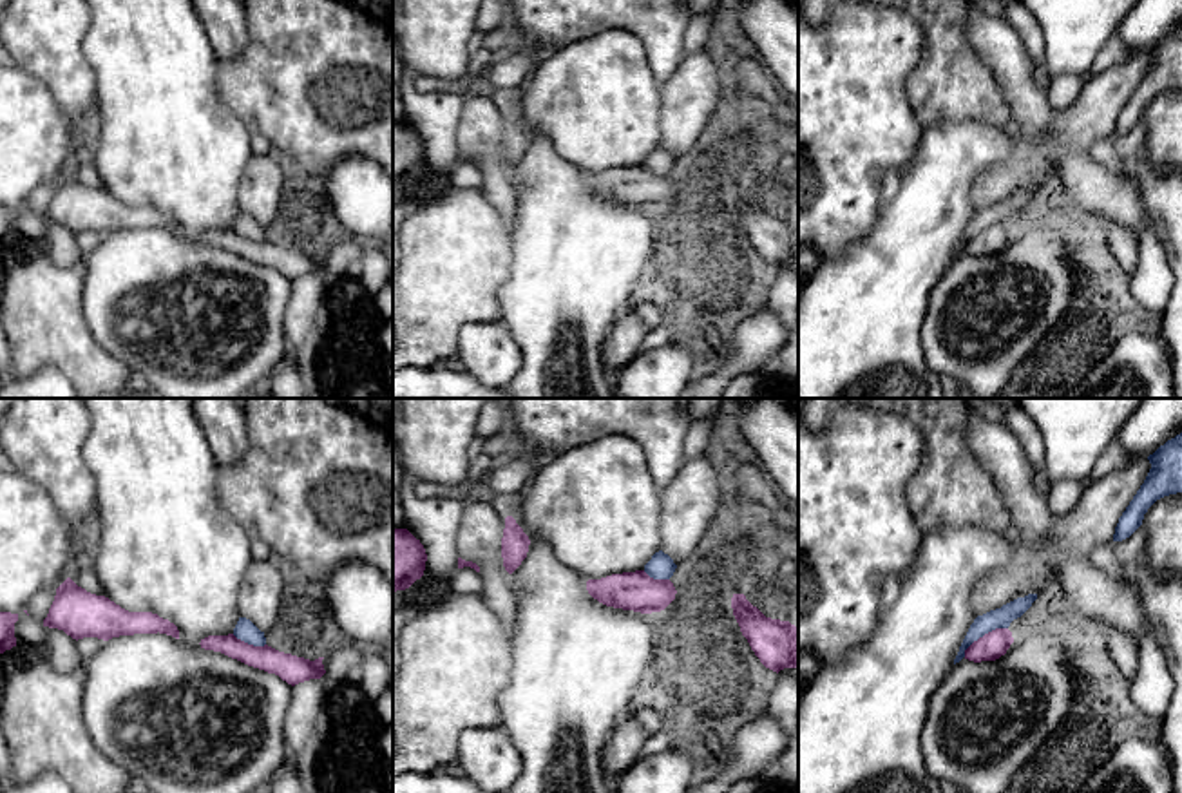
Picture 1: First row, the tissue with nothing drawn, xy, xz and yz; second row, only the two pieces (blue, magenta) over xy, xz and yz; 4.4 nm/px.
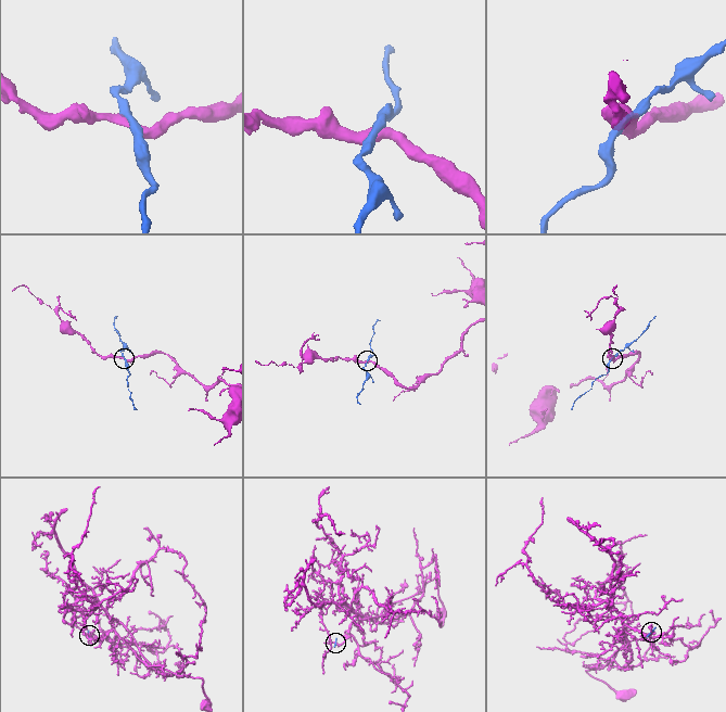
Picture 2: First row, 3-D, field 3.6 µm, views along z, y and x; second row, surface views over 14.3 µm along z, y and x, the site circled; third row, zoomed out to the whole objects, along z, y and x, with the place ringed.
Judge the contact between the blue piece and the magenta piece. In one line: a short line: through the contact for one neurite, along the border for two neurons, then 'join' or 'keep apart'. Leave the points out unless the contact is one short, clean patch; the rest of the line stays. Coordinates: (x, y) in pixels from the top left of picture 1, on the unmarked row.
line yz (1007, 221), (985, 227), (963, 250); keep apart

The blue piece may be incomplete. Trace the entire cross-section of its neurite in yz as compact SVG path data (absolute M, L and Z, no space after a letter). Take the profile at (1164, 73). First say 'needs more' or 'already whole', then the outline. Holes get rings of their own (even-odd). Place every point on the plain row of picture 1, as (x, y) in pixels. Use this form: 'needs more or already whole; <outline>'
already whole; M1182 27L1160 40L1148 54L1151 63L1119 112L1113 136L1130 132L1157 94L1182 87Z

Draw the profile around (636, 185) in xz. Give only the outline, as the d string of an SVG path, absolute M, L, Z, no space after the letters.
M644 165L588 174L586 185L606 201L641 208L664 205L677 188L670 174L653 174Z

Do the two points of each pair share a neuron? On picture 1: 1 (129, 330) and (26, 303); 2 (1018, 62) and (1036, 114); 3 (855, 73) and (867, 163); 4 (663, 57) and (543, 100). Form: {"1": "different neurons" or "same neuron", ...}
{"1": "different neurons", "2": "same neuron", "3": "same neuron", "4": "different neurons"}

